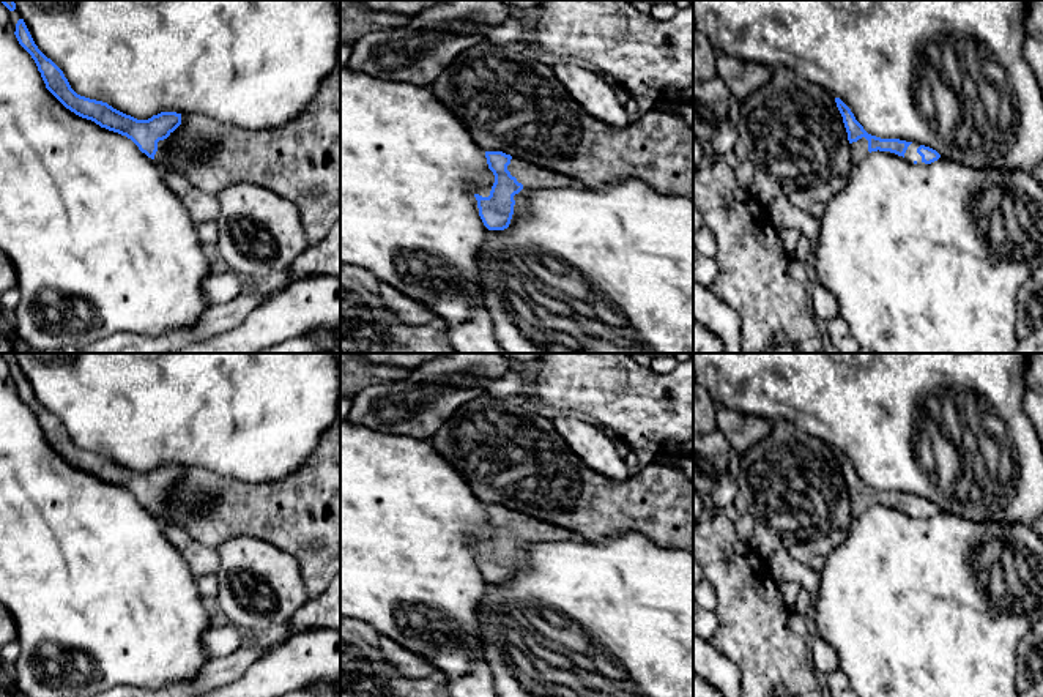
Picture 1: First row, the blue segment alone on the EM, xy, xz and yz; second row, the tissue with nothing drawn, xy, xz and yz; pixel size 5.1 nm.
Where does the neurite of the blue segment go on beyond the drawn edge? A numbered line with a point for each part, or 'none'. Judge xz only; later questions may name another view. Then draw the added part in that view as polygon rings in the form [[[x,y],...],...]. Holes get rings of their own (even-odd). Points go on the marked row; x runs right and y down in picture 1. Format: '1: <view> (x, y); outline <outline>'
1: xz (530, 175); outline [[[512,158],[507,170],[518,183],[523,184],[523,189],[529,188],[586,188],[578,180],[573,180],[564,173],[558,173],[526,161]]]

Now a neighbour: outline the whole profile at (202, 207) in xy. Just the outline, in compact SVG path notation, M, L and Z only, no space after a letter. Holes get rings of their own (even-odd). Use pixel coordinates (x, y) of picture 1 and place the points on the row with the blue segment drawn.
M164 172L164 183L186 205L195 224L217 219L221 205L216 196L202 192L180 172Z

